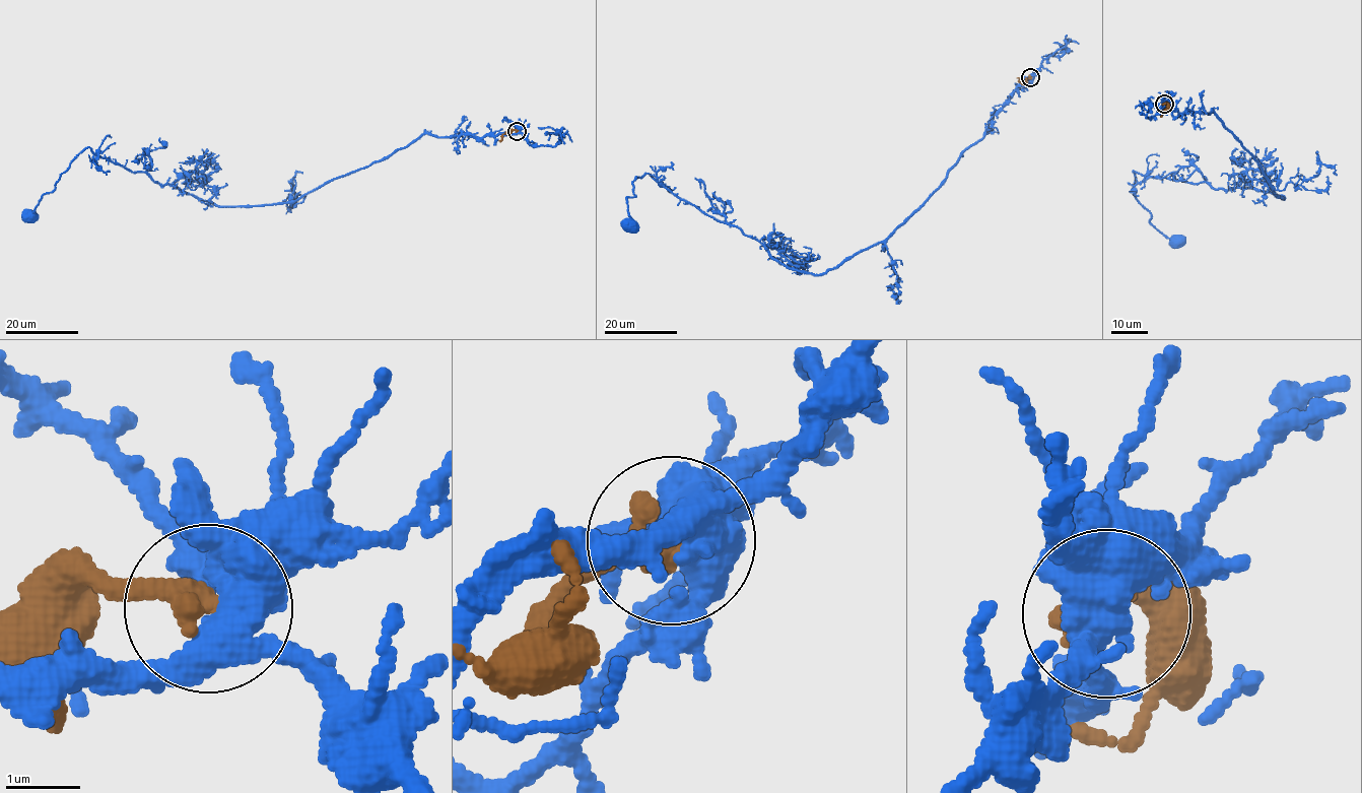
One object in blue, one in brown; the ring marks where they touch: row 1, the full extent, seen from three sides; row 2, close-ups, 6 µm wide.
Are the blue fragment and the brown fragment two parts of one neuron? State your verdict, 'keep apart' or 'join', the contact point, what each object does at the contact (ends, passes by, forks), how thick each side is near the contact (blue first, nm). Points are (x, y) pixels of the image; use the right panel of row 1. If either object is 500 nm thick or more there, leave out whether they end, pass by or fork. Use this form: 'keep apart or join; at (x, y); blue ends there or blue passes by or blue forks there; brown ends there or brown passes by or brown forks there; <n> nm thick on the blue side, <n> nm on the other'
keep apart; at (1164, 104); blue forks there; brown ends there; 440 nm thick on the blue side, 360 nm on the other

